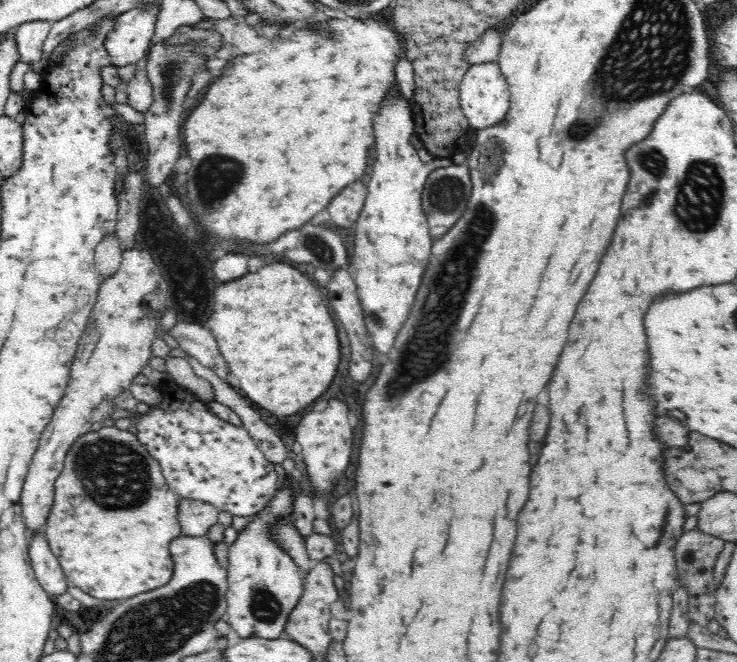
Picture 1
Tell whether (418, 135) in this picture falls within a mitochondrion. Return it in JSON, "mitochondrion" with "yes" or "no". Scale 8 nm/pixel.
{"mitochondrion":"no"}

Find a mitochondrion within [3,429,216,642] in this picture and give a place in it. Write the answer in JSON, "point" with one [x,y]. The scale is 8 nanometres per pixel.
{"point":[112,473]}

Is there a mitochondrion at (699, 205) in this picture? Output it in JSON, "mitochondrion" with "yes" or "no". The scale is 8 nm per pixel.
{"mitochondrion":"yes"}

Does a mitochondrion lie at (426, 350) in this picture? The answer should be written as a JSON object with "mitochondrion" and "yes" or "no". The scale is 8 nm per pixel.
{"mitochondrion":"yes"}

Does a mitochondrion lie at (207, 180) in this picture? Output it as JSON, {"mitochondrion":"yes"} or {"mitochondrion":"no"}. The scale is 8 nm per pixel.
{"mitochondrion":"yes"}

